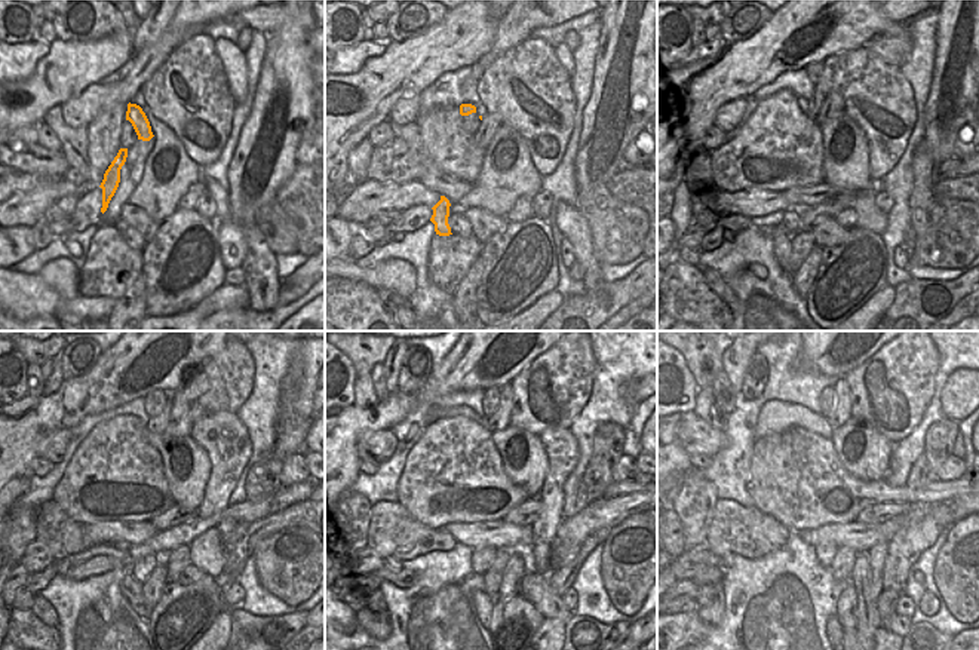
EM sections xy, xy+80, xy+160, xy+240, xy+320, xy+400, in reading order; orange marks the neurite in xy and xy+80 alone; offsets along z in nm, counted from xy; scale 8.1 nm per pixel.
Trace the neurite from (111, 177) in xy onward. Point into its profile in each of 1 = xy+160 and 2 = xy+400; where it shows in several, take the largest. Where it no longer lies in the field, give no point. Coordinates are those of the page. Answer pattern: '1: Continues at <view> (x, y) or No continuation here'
1: Continues at xy+160 (780, 241)
2: Continues at xy+400 (834, 631).

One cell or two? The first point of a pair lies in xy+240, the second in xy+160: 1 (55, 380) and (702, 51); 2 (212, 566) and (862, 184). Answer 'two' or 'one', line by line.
1: one
2: one

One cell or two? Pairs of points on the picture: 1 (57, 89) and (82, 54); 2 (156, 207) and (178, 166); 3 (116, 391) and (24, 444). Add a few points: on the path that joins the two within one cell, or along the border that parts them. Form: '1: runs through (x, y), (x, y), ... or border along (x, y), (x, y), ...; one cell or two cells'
1: runs through (57, 80), (74, 63); one cell
2: runs through (159, 196), (160, 189), (172, 177); one cell
3: runs through (94, 392), (76, 398), (46, 422); one cell

